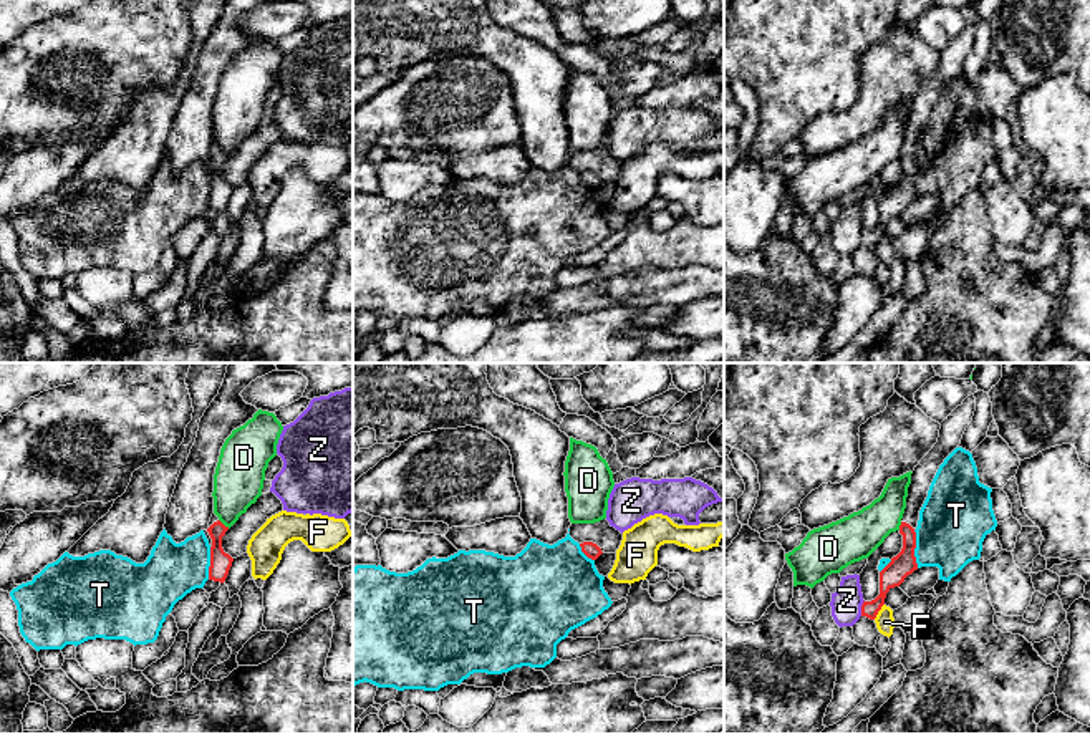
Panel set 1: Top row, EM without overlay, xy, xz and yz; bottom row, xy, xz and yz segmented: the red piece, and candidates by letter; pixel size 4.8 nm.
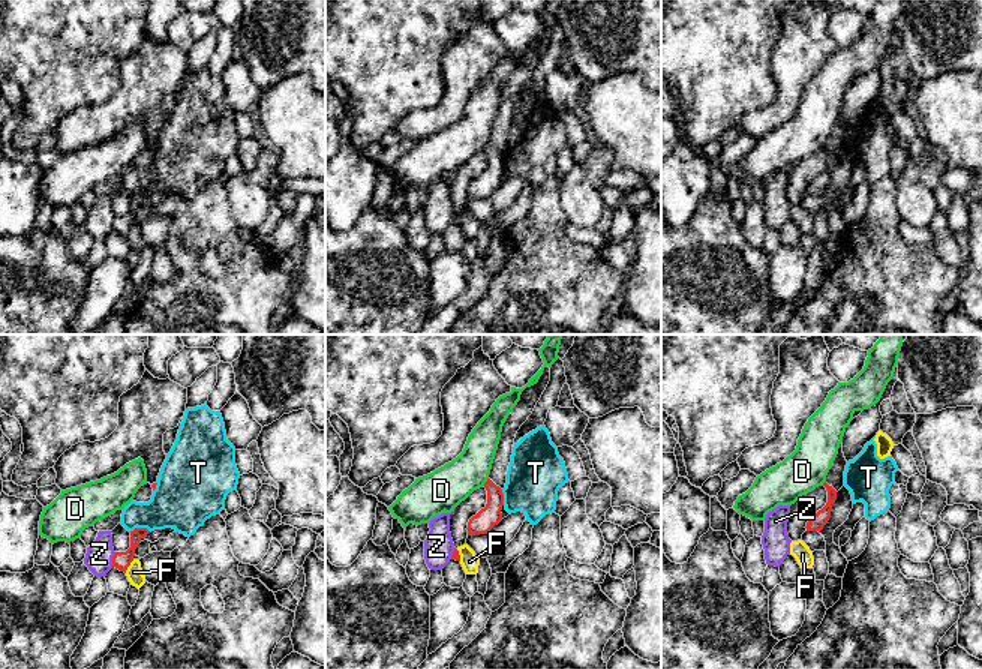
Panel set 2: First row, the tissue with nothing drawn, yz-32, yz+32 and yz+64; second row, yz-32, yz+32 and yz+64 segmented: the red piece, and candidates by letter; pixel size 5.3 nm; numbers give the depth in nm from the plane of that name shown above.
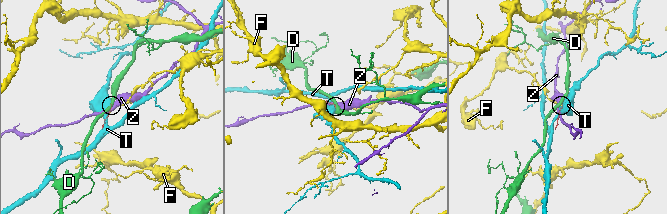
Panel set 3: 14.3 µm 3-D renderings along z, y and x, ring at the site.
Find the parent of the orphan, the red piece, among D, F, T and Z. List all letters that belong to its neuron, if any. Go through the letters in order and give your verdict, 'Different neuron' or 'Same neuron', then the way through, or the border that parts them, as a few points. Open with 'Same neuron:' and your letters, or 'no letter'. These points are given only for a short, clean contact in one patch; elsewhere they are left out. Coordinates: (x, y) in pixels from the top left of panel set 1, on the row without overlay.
Same neuron: no letter
D: Different neuron. Boundary: xy (219, 148), (229, 156)
F: Different neuron. Boundary: yz (883, 232), (873, 247)
T: Different neuron
Z: Different neuron. Boundary: yz (863, 229), (860, 244)

